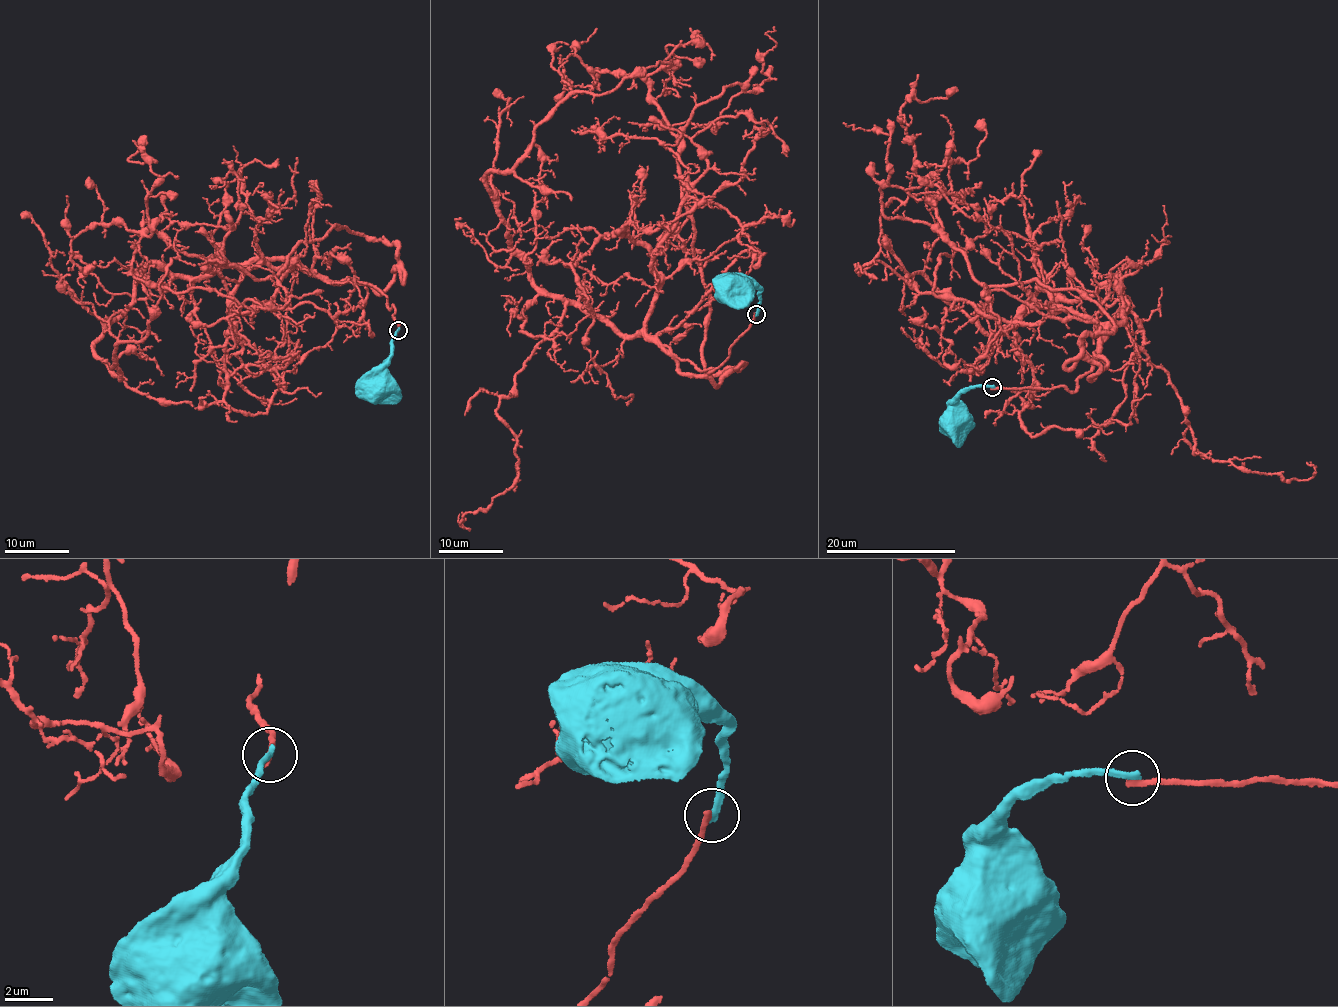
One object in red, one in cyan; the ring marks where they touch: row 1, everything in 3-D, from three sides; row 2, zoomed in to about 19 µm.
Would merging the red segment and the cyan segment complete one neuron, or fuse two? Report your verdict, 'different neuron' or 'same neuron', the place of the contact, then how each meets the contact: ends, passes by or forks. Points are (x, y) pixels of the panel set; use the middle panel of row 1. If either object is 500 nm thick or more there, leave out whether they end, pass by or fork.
different neuron; at (756, 314); red ends there; cyan ends there

